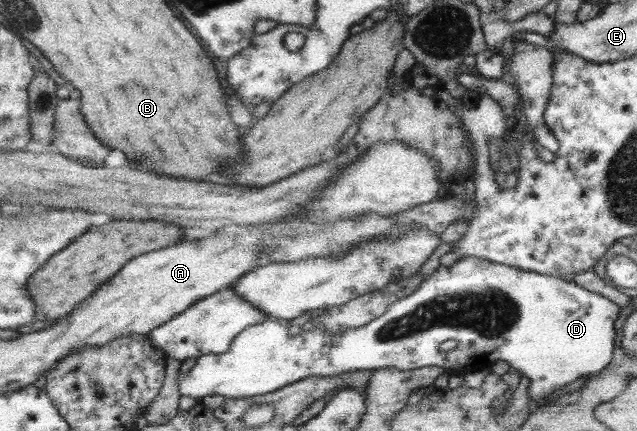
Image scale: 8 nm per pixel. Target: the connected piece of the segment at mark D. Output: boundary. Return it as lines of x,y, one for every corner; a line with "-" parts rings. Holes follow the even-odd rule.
460,257
450,266
438,266
410,296
392,303
382,316
370,324
346,329
340,335
317,327
291,335
289,325
274,318
246,327
235,337
227,353
200,356
191,371
181,371
179,387
182,395
197,401
215,394
239,399
263,396
313,375
333,377
351,371
388,367
407,371
428,369
431,366
447,369
445,372
449,374
463,375
489,367
501,359
510,370
527,377
527,393
533,401
550,399
555,389
606,368
615,345
613,321
618,313
618,305
572,281
487,261
482,257
-
451,339
457,341
453,351
437,351
437,345

